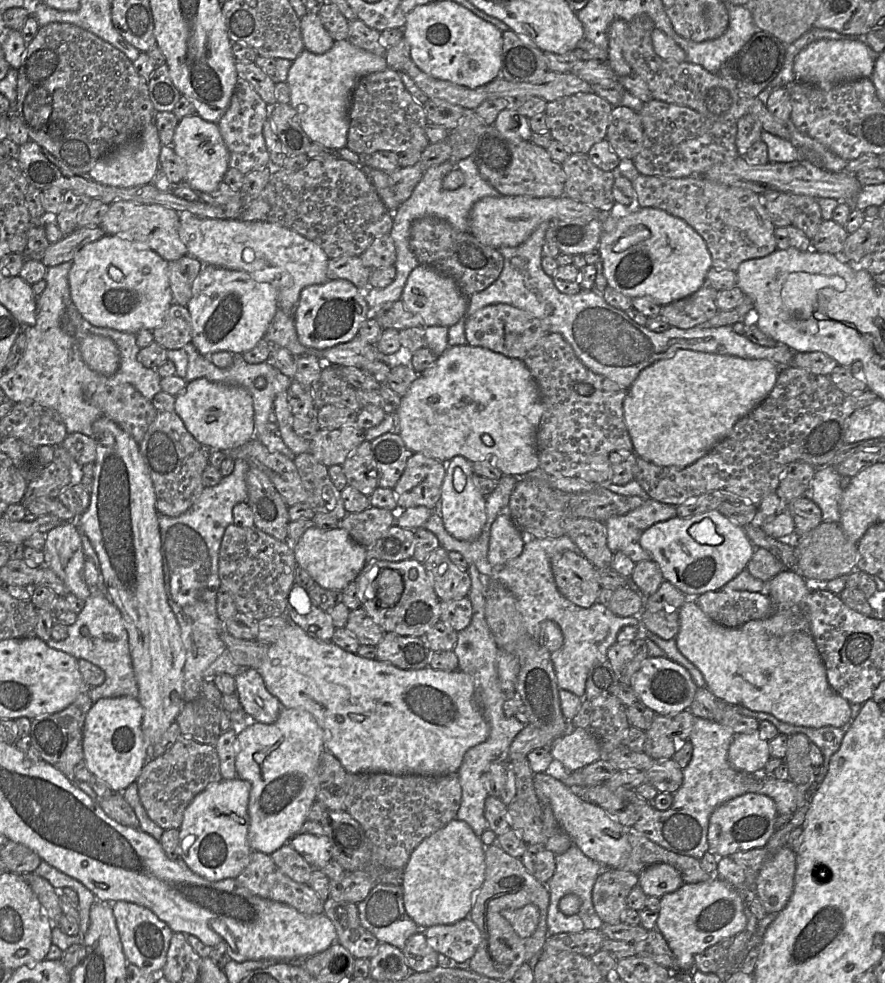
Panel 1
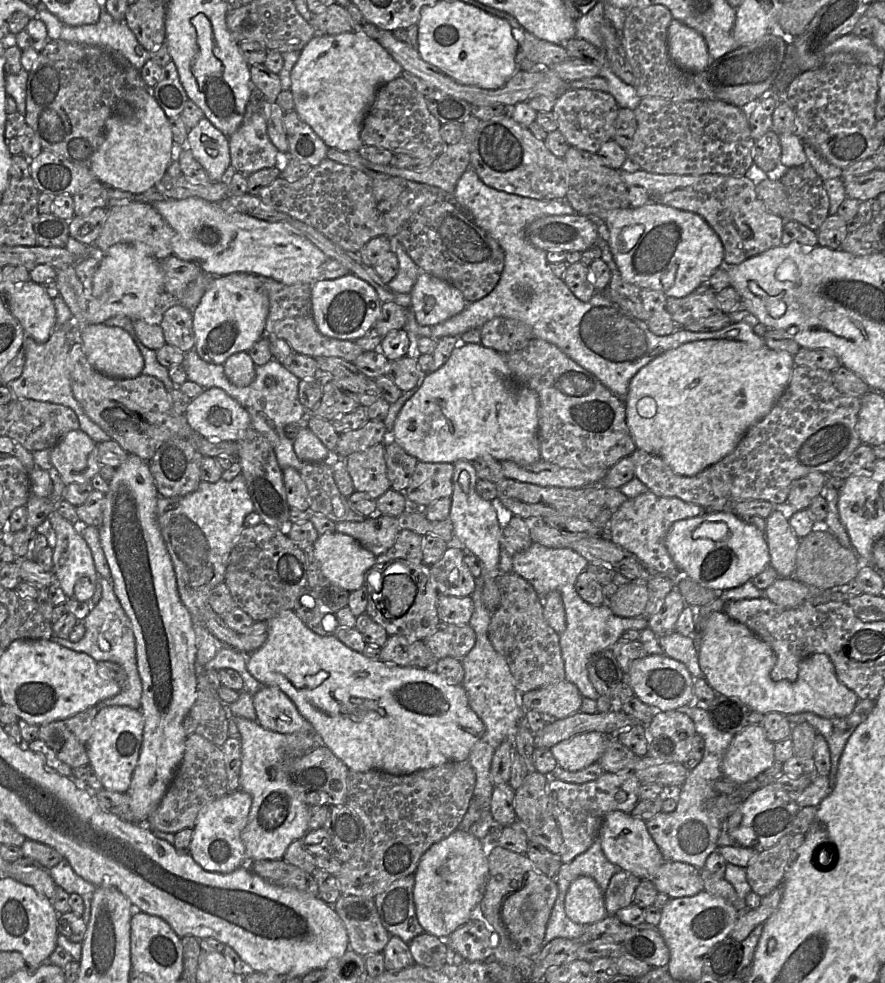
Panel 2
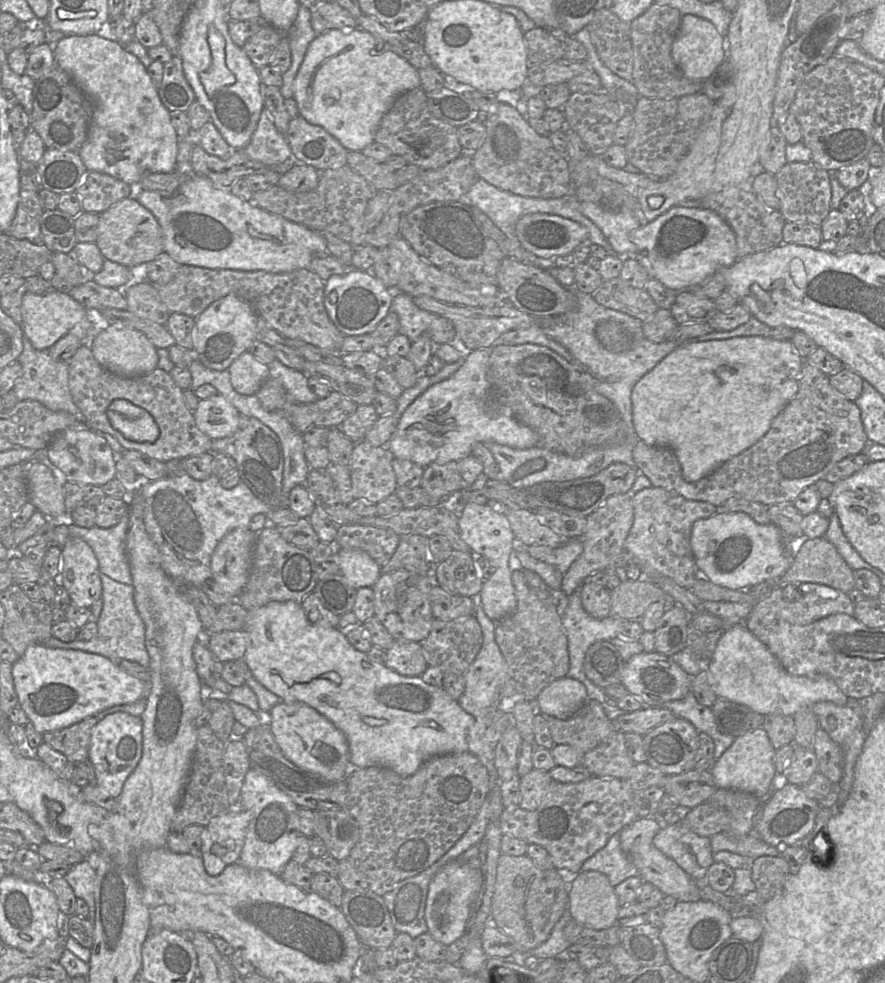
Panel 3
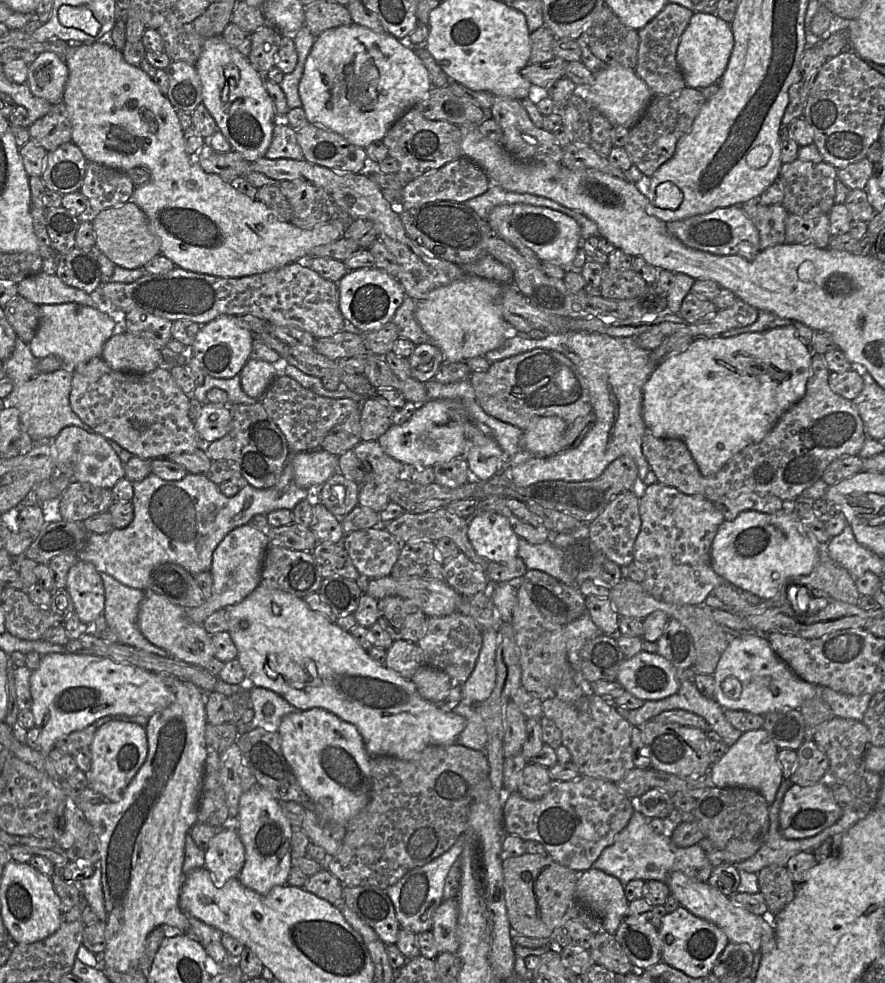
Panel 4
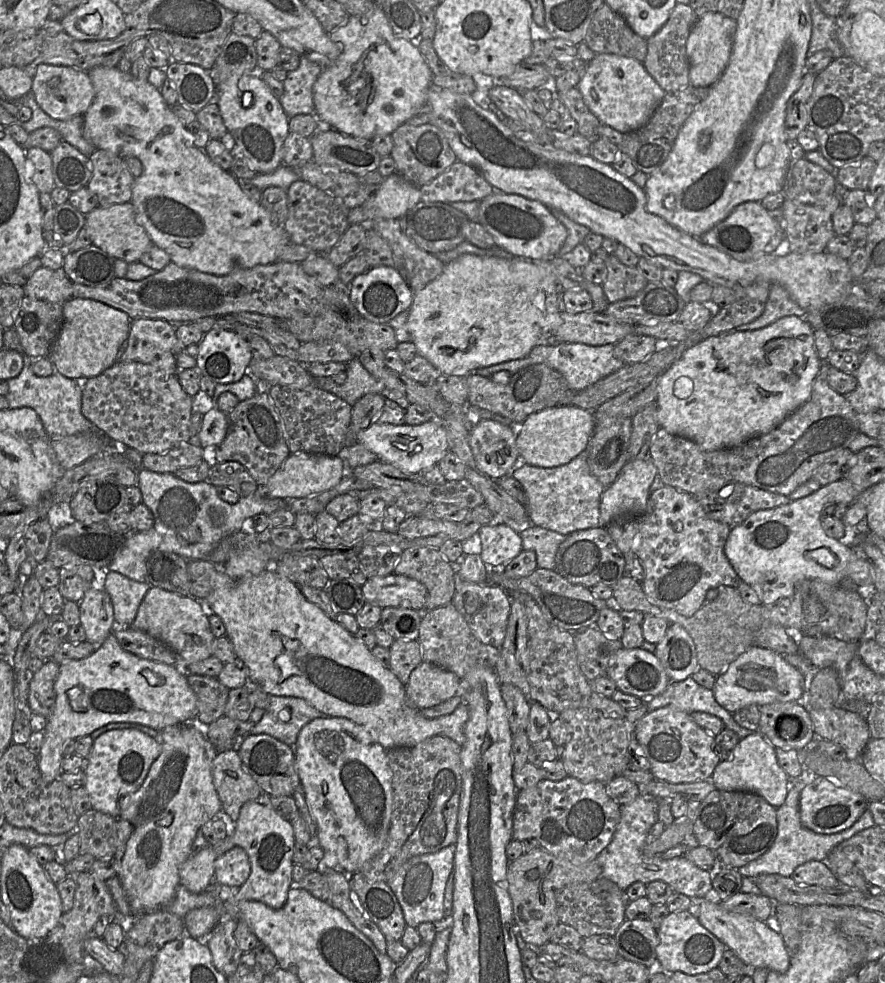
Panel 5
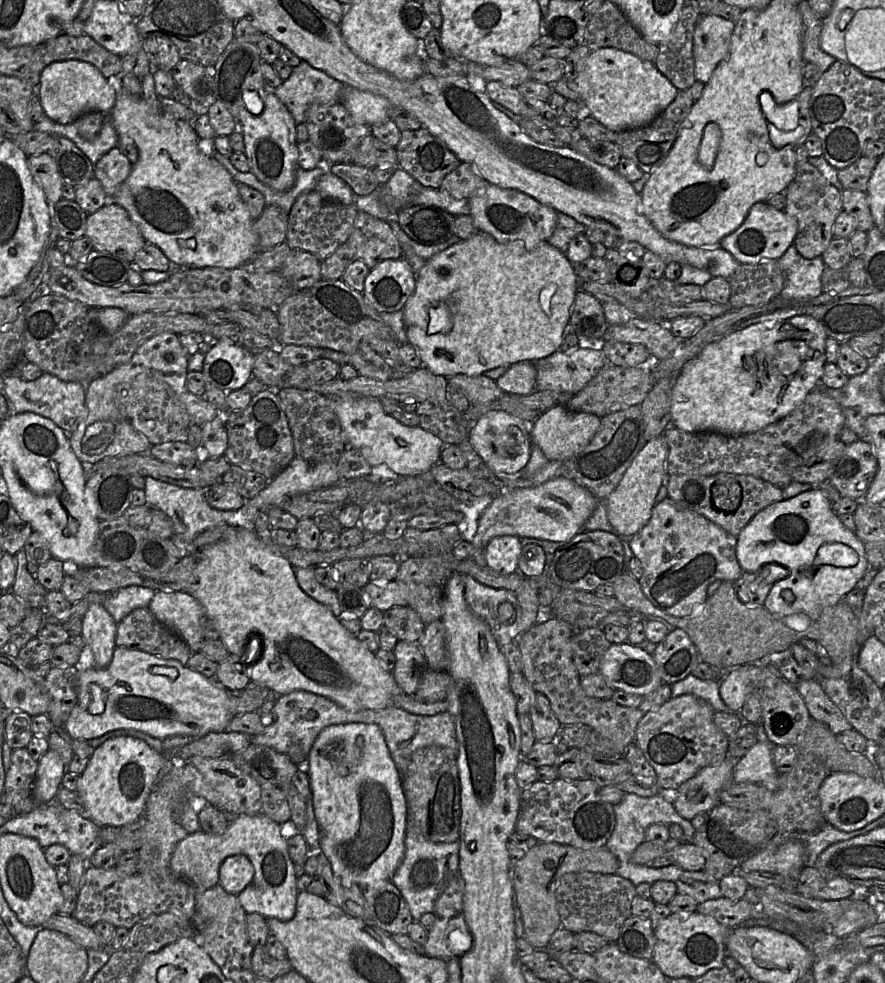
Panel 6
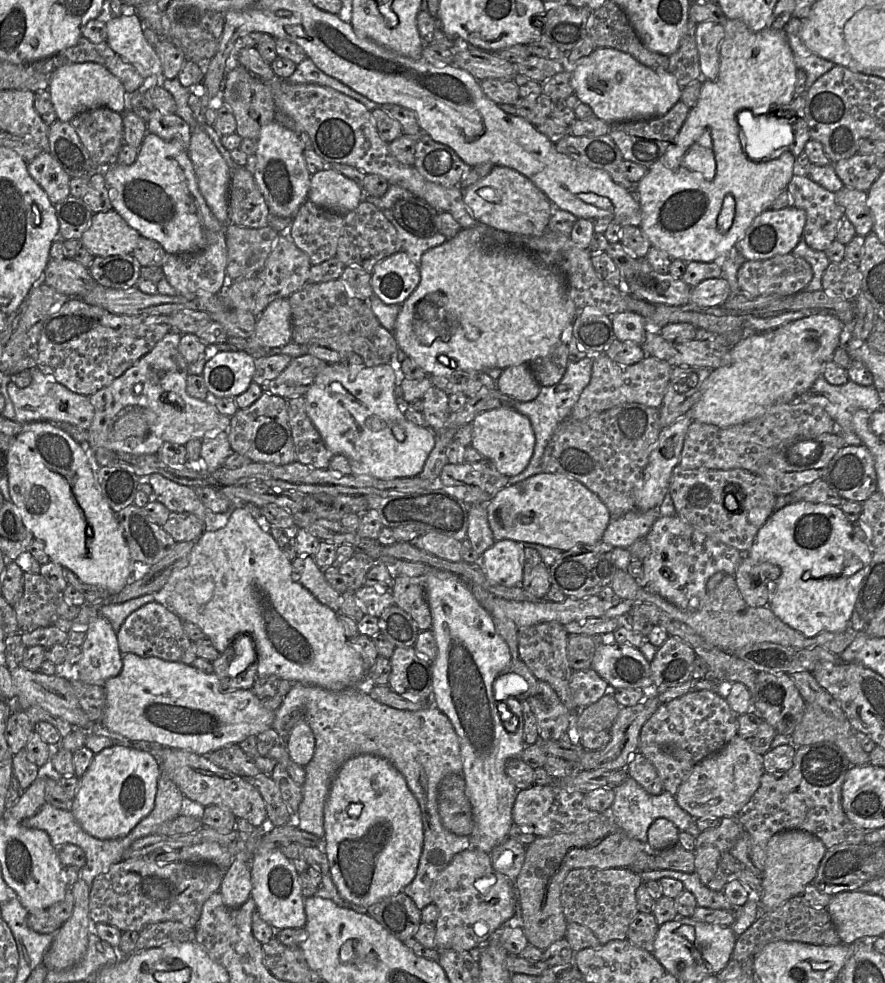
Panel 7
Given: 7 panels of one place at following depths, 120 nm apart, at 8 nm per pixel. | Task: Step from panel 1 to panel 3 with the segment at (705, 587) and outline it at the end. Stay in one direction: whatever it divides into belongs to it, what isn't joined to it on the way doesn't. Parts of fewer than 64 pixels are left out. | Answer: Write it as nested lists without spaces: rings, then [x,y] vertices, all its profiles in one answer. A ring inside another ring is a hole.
[[[716,512],[709,518],[697,520],[692,527],[690,544],[699,570],[712,583],[729,589],[748,587],[767,580],[779,580],[790,568],[793,559],[784,548],[783,533],[776,524],[759,524],[743,512]]]

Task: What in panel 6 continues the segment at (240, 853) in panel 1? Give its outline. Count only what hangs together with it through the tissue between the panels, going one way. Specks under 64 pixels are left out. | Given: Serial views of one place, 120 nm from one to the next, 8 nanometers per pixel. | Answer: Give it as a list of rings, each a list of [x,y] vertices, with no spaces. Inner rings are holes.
[[[244,854],[227,857],[219,868],[219,884],[233,895],[242,892],[253,880],[254,867]]]

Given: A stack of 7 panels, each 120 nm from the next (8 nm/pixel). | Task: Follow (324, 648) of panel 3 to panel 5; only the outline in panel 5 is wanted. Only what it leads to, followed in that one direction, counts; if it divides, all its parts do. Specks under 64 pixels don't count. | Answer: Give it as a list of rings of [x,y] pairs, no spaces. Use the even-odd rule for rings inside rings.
[[[223,564],[214,565],[213,588],[206,601],[221,618],[225,635],[233,644],[236,656],[244,662],[247,680],[268,695],[301,698],[325,716],[347,718],[369,727],[386,750],[413,747],[438,735],[432,719],[424,717],[421,709],[408,703],[405,685],[398,677],[381,664],[360,639],[309,602],[295,583],[272,568],[259,575],[234,580],[224,572]]]

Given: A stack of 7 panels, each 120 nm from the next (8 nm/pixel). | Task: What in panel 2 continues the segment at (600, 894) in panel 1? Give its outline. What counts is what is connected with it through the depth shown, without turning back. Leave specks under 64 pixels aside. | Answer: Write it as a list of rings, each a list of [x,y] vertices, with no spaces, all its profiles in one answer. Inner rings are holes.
[[[624,870],[619,871],[611,878],[604,892],[605,909],[608,915],[614,916],[620,909],[632,904],[640,881],[641,879]]]

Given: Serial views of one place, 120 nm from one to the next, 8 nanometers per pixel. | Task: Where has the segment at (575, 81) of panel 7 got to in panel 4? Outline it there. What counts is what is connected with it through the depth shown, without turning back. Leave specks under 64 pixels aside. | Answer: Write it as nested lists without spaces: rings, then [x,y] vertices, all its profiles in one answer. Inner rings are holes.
[[[619,64],[607,66],[594,74],[592,84],[584,89],[591,106],[594,106],[609,122],[615,126],[632,128],[641,118],[654,94],[635,70]]]

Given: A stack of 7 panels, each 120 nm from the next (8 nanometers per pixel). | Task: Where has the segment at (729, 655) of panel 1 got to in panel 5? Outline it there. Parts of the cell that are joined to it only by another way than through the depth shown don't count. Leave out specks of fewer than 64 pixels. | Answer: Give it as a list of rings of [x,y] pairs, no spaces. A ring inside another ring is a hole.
[[[751,646],[737,657],[725,671],[716,676],[712,689],[716,702],[733,713],[745,706],[762,706],[775,702],[805,702],[807,683],[801,672],[787,662],[783,655],[769,648]]]

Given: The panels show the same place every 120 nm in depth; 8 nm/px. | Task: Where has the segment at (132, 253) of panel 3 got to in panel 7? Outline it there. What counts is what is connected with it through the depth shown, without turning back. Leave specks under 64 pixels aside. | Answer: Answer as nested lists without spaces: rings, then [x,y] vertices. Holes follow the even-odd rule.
[[[114,209],[92,215],[80,241],[94,256],[132,254],[141,235]]]

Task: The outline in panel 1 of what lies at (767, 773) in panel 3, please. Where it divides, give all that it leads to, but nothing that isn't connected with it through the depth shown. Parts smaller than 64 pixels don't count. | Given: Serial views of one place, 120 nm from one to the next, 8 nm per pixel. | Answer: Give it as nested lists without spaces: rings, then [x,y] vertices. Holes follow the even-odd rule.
[[[758,729],[736,734],[728,749],[728,761],[737,771],[749,774],[764,773],[770,758],[769,741],[762,738]]]

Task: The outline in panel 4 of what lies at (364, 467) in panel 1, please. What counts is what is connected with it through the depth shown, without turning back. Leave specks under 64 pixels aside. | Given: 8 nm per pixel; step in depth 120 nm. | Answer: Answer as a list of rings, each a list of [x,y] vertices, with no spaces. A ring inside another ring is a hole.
[[[361,441],[353,452],[368,472],[366,482],[358,484],[358,503],[379,513],[390,502],[391,485],[406,473],[406,468],[387,455],[378,441]]]

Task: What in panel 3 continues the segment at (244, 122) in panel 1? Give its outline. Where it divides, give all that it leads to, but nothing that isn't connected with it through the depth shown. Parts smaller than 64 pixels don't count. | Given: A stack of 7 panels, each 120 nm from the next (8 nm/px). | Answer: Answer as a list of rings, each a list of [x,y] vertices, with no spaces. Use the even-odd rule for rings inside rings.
[[[265,107],[250,142],[240,150],[250,158],[266,165],[277,165],[294,156],[286,134],[276,128],[271,114]]]

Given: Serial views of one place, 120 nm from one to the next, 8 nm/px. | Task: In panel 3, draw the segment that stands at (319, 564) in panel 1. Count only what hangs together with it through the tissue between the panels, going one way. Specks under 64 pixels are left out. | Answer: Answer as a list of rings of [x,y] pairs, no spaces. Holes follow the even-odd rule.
[[[338,548],[337,555],[339,574],[355,589],[372,588],[382,573],[381,566],[363,550]]]

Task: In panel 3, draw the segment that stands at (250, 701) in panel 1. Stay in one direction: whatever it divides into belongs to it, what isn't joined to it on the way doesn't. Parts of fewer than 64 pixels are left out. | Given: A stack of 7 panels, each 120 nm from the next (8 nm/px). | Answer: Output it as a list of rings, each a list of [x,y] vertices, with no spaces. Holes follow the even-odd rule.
[[[279,702],[270,711],[270,729],[283,755],[301,769],[328,783],[347,781],[351,769],[345,735],[312,707],[296,702]]]

